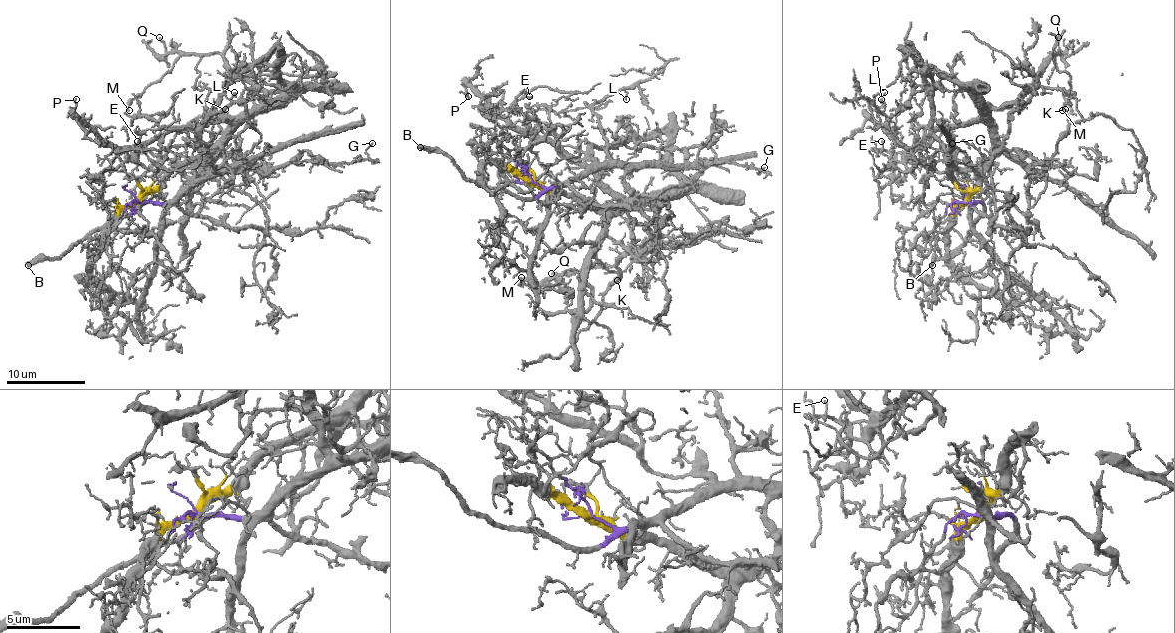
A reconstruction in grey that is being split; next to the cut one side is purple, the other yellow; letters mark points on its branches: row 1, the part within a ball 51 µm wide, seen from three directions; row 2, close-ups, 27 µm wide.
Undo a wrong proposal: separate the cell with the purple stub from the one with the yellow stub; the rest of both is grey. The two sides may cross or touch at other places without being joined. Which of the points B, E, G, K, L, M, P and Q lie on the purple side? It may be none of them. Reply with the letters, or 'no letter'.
B, G, L

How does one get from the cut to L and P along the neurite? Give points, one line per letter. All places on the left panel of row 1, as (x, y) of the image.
L: (137, 201), (176, 201), (216, 173), (208, 144), (202, 138), (202, 126), (229, 103), (233, 93)
P: (137, 201), (174, 170), (214, 148), (227, 122), (170, 126), (137, 146), (108, 146), (72, 111), (76, 99)

